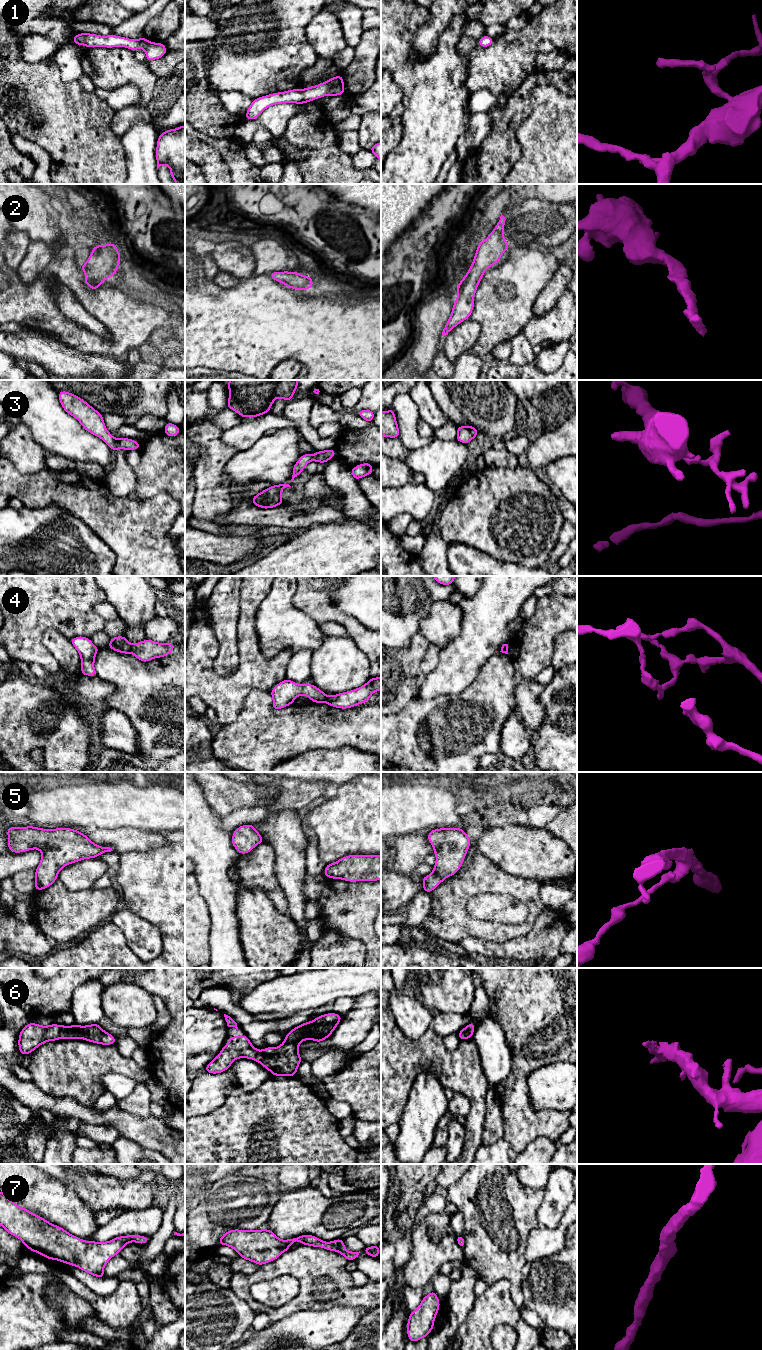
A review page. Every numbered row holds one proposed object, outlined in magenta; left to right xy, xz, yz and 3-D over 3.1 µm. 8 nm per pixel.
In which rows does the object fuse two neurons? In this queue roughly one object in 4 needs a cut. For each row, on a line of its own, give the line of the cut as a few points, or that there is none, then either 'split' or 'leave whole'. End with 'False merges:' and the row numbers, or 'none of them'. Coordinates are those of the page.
1: no cut | leave whole
2: no cut | leave whole
3: no cut | leave whole
4: xy (132, 645), (130, 652) | split
5: no cut | leave whole
6: no cut | leave whole
7: no cut | leave whole
False merges: 4

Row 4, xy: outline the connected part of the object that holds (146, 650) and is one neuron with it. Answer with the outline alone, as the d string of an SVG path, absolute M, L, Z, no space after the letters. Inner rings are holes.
M145 639L132 645L131 653L141 662L169 655L175 649L174 643L159 643Z

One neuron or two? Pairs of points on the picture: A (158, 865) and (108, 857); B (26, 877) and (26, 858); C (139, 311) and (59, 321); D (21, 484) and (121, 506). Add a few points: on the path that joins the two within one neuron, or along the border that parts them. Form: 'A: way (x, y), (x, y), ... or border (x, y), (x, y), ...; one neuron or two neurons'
A: border (120, 854), (120, 860), (112, 870); two neurons
B: border (34, 868), (18, 871), (11, 877); two neurons
C: way (126, 333), (112, 347), (100, 347), (81, 339); one neuron
D: way (46, 488), (72, 490), (90, 500), (96, 506); one neuron

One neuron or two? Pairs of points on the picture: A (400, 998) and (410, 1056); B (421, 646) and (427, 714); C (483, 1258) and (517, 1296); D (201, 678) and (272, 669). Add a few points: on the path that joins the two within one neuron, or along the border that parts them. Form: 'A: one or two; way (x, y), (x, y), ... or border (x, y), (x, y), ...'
A: two; border (393, 1018), (411, 1039), (429, 1028)
B: two; border (416, 693), (400, 711)
C: one; way (495, 1260), (516, 1281), (516, 1284)
D: one; way (219, 682), (240, 682), (254, 672)

